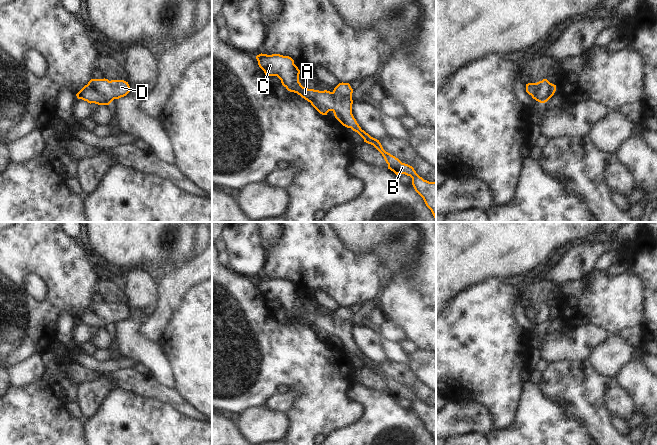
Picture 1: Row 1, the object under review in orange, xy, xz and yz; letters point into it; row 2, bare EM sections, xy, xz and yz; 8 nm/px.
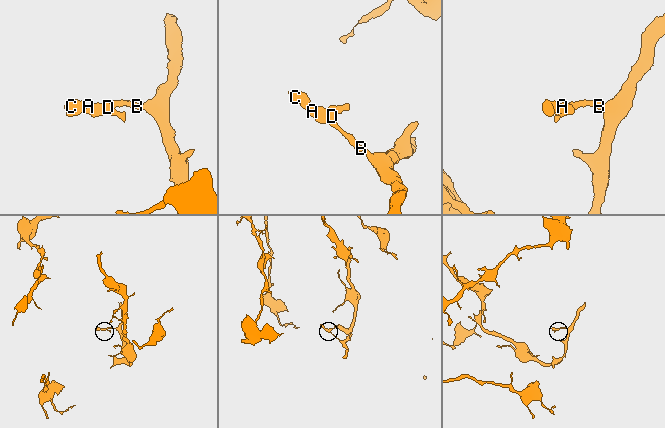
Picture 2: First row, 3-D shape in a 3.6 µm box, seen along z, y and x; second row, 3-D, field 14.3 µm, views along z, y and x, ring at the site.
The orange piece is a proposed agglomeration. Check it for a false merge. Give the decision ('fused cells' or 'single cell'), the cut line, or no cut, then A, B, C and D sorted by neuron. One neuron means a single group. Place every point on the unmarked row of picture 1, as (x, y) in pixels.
single cell | no cut | A B C D

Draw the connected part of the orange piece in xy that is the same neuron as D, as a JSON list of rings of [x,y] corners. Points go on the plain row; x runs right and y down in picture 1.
[[[91,303],[77,318],[78,323],[98,329],[109,329],[114,323],[126,320],[130,316],[128,306],[124,304]]]

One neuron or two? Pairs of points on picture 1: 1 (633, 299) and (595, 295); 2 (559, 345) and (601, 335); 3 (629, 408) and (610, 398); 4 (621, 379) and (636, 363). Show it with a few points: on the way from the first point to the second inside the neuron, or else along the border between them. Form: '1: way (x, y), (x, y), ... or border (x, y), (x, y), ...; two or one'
1: way (624, 299), (604, 299); one
2: way (569, 344), (575, 344), (591, 336); one
3: way (624, 408), (615, 399); one
4: way (625, 375), (633, 367); one

